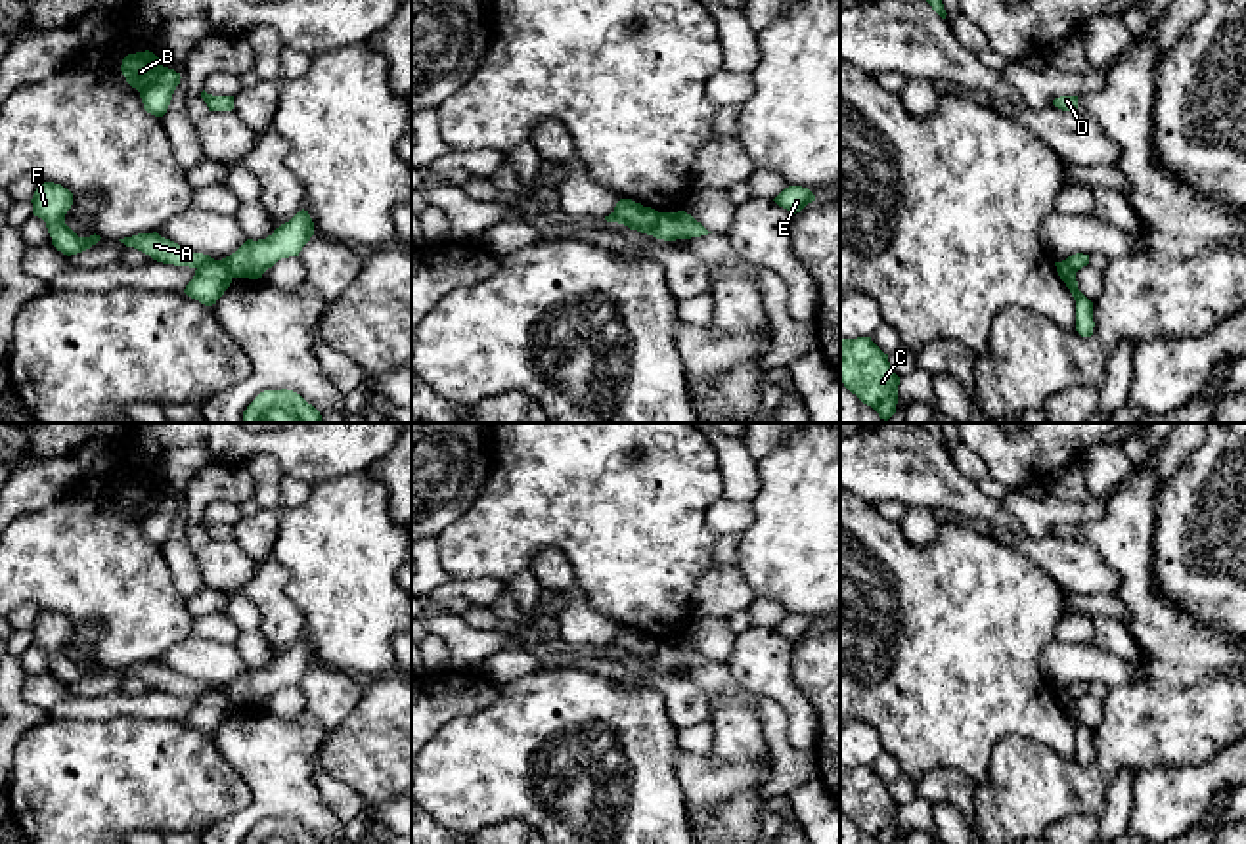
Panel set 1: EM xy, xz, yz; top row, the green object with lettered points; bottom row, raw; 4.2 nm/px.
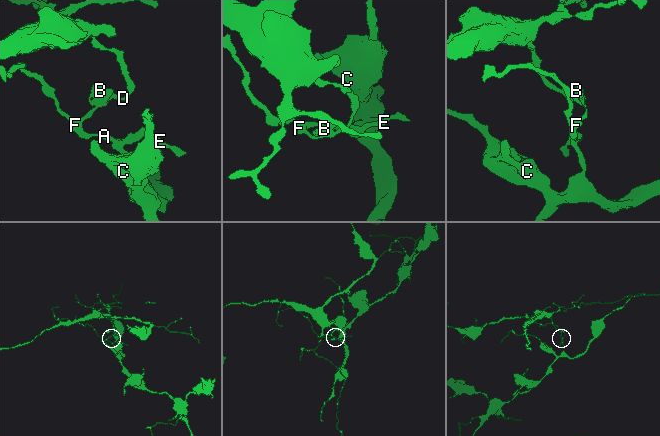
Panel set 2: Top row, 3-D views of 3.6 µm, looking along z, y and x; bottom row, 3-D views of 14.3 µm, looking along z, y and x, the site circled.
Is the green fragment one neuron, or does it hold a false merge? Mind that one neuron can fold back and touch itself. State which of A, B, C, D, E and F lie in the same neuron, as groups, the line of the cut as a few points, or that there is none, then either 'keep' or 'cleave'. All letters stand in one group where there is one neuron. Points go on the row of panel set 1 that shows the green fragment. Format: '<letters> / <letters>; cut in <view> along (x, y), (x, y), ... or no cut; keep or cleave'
A B C D E F; no cut; keep

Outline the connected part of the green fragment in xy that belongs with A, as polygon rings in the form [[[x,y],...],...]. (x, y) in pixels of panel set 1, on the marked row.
[[[302,209],[289,222],[276,228],[266,239],[247,239],[235,253],[222,260],[193,253],[161,237],[157,232],[138,233],[119,241],[149,255],[157,262],[193,268],[195,276],[186,285],[184,293],[205,306],[212,306],[230,287],[234,278],[262,278],[278,260],[299,256],[312,235],[314,222],[308,211]]]

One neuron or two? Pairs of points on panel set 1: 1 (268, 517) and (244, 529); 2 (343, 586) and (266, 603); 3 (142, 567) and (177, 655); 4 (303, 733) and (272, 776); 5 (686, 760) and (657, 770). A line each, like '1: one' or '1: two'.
1: one
2: two
3: two
4: one
5: two

